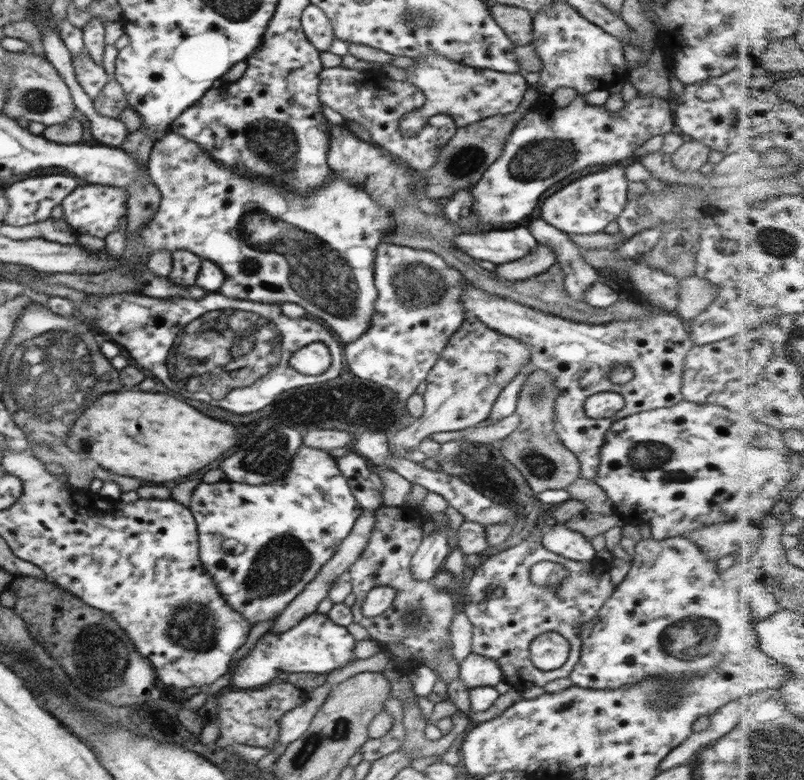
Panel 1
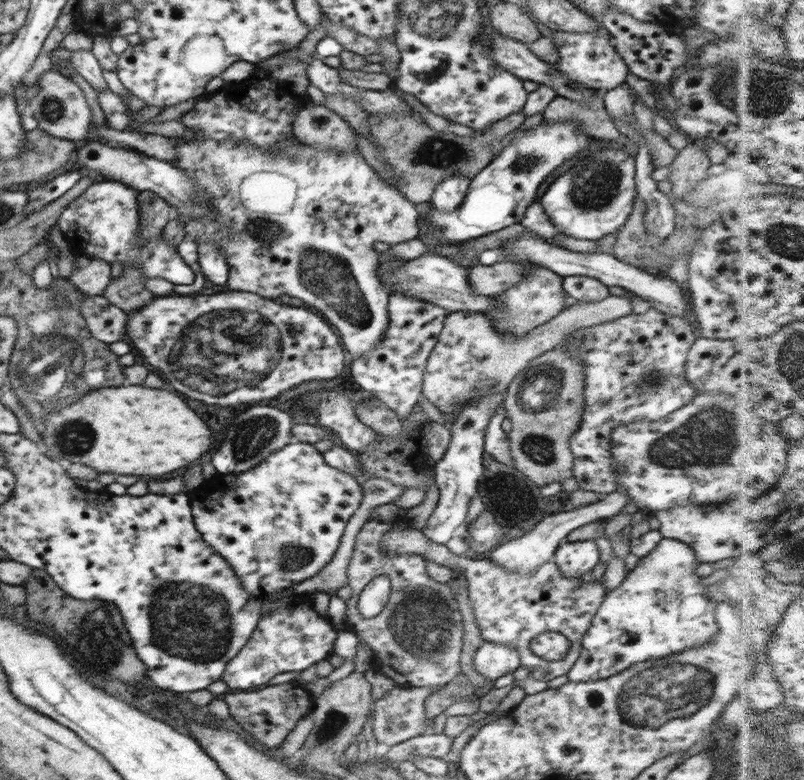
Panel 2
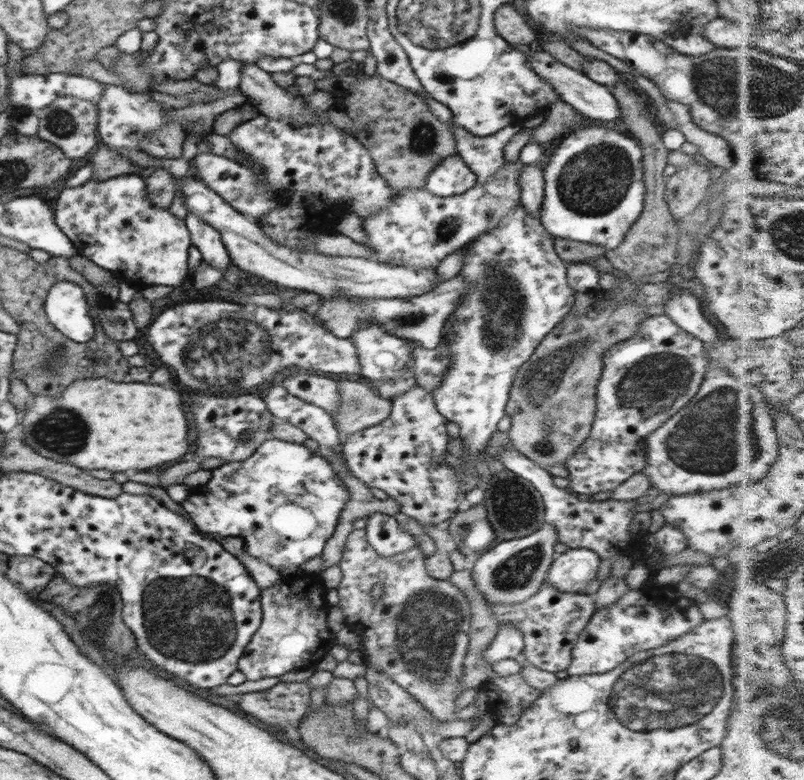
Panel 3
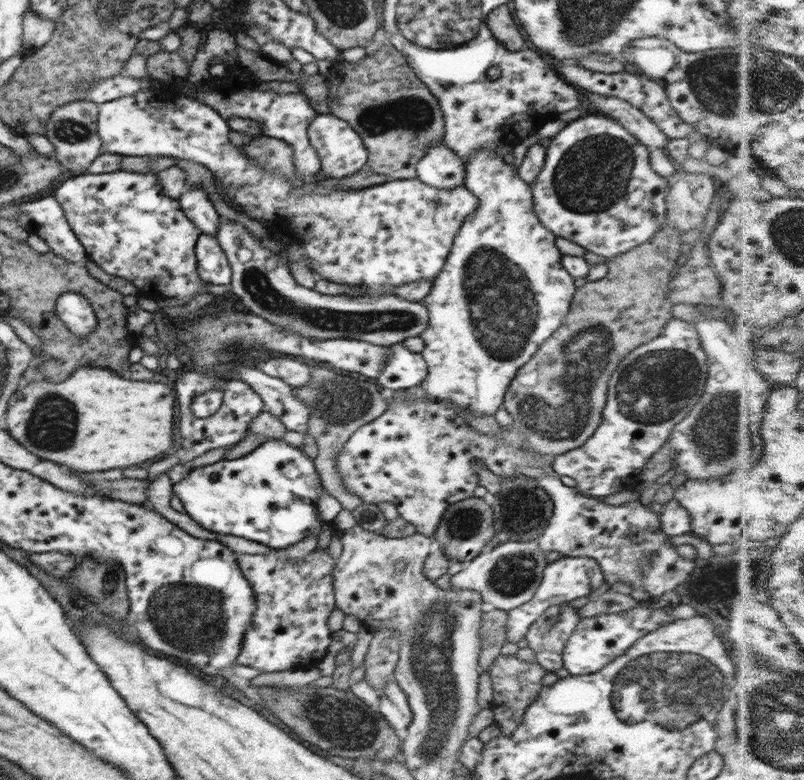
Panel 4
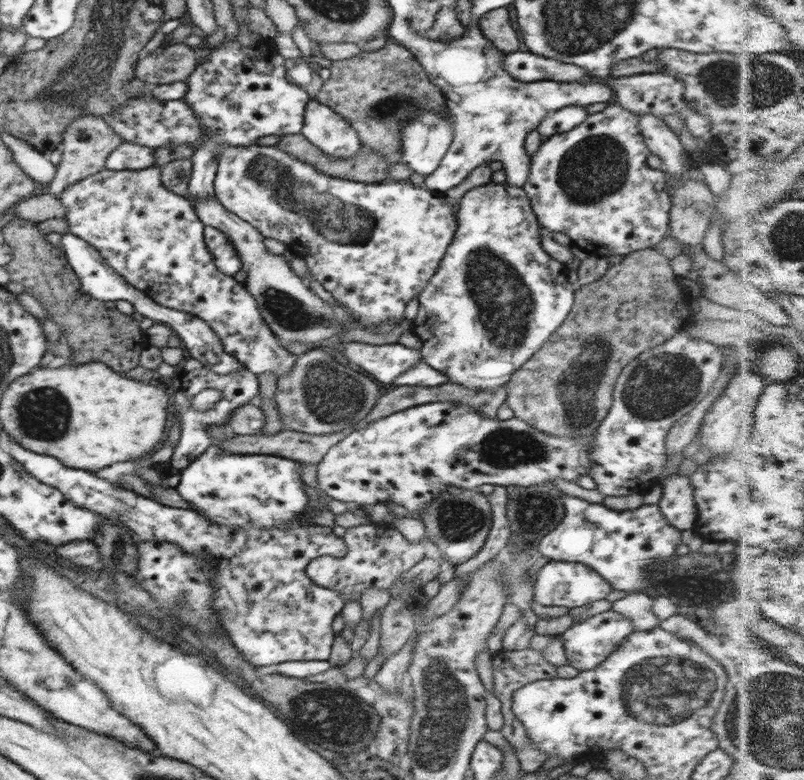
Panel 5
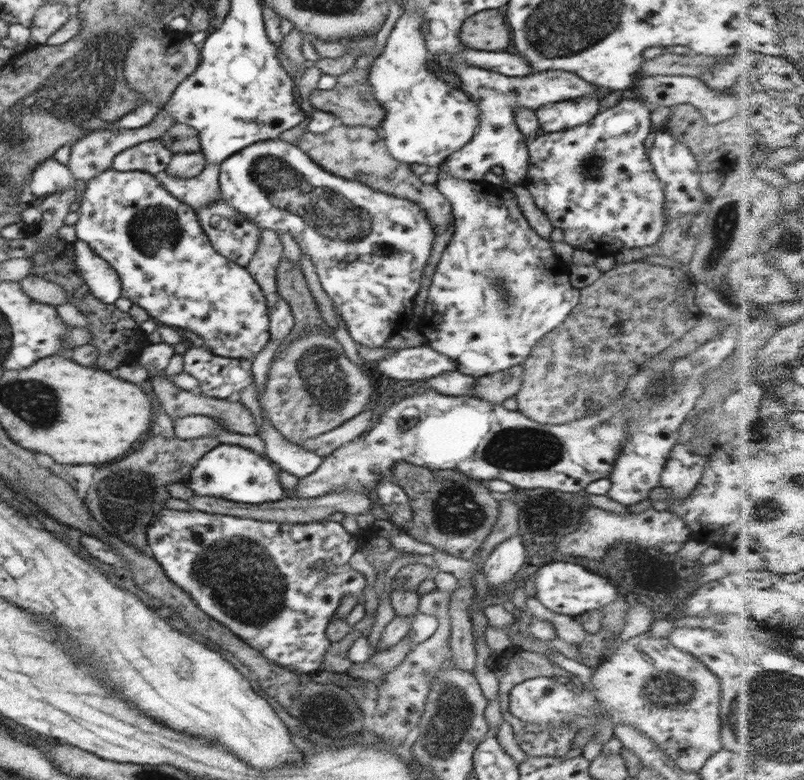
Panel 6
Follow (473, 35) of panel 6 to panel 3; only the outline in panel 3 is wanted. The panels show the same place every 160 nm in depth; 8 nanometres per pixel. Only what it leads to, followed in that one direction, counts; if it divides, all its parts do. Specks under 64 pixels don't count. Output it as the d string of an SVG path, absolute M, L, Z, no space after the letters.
M502 5L495 10L493 21L497 33L515 48L536 45L538 34L512 5Z

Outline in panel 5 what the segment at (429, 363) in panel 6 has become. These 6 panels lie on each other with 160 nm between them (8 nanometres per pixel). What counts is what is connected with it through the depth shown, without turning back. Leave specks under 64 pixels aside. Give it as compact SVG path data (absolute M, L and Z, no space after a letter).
M358 341L341 342L339 351L350 362L368 372L382 388L391 387L393 380L423 361L421 350L412 350L399 342L370 345Z

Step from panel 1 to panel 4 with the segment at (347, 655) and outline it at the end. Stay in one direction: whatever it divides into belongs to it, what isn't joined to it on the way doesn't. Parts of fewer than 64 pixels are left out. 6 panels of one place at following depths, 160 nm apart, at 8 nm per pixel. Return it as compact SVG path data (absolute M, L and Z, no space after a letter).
M271 548L269 554L239 554L237 561L242 574L251 584L257 598L257 610L242 639L242 649L236 658L238 665L262 670L264 673L281 672L316 665L325 658L330 646L331 630L327 625L330 613L337 607L333 593L333 571L336 562L328 554L328 548L316 548L297 562L276 557L286 548Z

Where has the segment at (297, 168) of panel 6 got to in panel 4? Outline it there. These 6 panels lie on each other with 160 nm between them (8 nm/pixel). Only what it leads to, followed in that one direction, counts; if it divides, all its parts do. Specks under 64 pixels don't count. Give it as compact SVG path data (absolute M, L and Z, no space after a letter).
M148 88L146 90L123 96L121 99L103 102L99 107L99 119L97 122L97 131L102 143L102 150L104 153L111 152L114 155L132 156L164 156L173 157L174 159L184 159L193 162L198 162L204 165L212 172L216 179L216 184L224 190L224 200L230 208L234 210L240 209L242 213L246 214L252 220L265 220L266 229L272 232L271 228L275 227L280 231L280 236L288 236L290 240L301 244L305 248L307 254L313 260L313 270L320 274L320 278L326 279L328 282L336 282L338 284L347 284L350 286L360 286L366 288L368 291L368 298L382 298L382 296L394 296L394 289L403 284L414 282L418 279L434 279L442 270L448 255L450 254L454 239L464 225L464 221L478 209L478 198L471 194L465 187L456 187L452 189L436 189L427 186L417 179L411 180L394 180L387 181L379 186L372 186L362 190L344 191L334 188L327 196L322 196L322 192L318 192L319 184L306 185L302 183L299 178L294 176L286 179L284 175L270 175L266 169L258 167L252 159L248 159L246 155L242 155L240 147L236 147L230 143L228 139L228 132L230 131L229 124L214 110L211 106L201 103L193 97L186 97L180 95L176 91L170 90L156 90Z

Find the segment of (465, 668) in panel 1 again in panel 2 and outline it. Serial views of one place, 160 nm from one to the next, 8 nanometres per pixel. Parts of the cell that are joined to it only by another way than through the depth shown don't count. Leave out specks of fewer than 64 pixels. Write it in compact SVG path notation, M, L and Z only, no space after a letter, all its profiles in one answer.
M485 642L474 654L474 670L491 681L514 673L520 666L520 655L510 645Z

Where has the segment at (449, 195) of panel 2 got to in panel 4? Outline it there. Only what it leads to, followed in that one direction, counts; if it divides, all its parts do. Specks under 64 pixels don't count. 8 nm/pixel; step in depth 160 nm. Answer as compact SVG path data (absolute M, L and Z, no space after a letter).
M443 140L435 142L431 148L427 150L424 158L418 161L416 165L416 179L420 180L427 186L436 189L452 189L456 187L463 187L466 177L466 170L462 160L456 156L453 150L448 149Z

